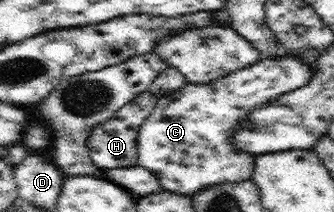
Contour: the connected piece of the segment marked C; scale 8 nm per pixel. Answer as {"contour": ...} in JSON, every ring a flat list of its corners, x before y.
{"contour":[[264,57,258,64,232,72,226,77,214,80,209,84,187,82,178,91,161,97,157,108,143,125,139,134,139,150,141,165,150,168,162,181,164,190,194,196,200,190,206,190,225,184,226,182,245,182,254,178,258,155,241,150,236,145,235,134,239,124,249,120,254,108,263,108,273,99,279,98,289,91,297,91,305,87,313,78,315,70,303,64,297,57]]}

